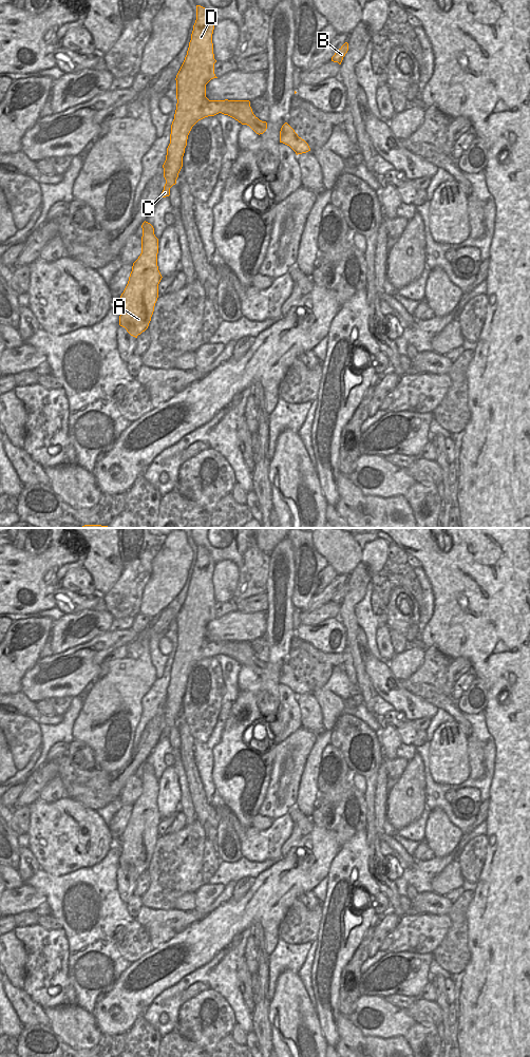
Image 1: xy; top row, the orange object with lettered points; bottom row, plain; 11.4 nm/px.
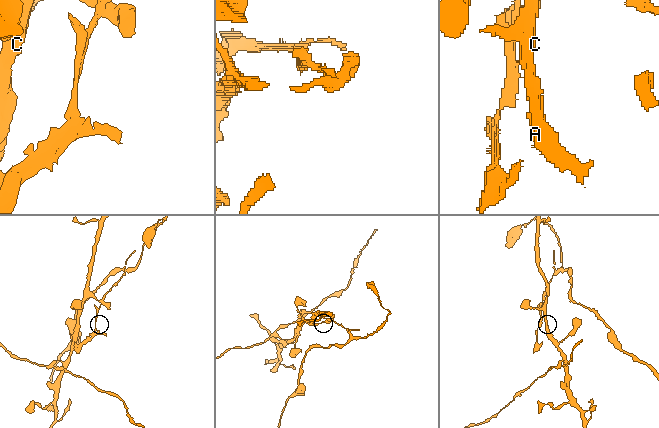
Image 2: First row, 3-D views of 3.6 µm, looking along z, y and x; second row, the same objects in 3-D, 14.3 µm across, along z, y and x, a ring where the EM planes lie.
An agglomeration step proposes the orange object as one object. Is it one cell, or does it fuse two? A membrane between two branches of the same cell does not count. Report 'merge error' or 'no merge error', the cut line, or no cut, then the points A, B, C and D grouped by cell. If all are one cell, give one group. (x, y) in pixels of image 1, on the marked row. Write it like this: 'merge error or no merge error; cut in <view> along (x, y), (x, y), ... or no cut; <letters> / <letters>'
merge error; cut in xy along (266, 124), (262, 127), (260, 133); A C D / B

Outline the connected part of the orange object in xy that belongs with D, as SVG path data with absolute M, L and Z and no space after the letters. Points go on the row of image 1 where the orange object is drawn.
M196 5L196 20L187 55L175 78L177 103L163 165L166 184L160 197L169 196L170 188L176 184L188 135L198 120L222 113L249 126L259 135L262 127L267 125L253 114L249 100L209 100L206 97L206 84L217 78L212 43L214 24L207 8Z

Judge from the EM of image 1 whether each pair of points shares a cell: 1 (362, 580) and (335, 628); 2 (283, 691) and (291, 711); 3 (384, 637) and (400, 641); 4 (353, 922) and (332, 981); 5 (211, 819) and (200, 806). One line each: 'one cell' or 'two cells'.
1: two cells
2: one cell
3: two cells
4: one cell
5: one cell

